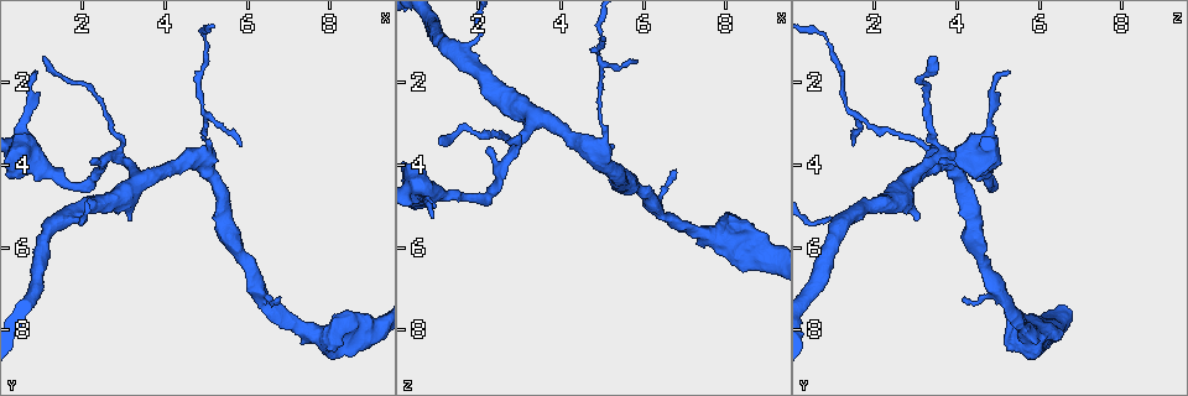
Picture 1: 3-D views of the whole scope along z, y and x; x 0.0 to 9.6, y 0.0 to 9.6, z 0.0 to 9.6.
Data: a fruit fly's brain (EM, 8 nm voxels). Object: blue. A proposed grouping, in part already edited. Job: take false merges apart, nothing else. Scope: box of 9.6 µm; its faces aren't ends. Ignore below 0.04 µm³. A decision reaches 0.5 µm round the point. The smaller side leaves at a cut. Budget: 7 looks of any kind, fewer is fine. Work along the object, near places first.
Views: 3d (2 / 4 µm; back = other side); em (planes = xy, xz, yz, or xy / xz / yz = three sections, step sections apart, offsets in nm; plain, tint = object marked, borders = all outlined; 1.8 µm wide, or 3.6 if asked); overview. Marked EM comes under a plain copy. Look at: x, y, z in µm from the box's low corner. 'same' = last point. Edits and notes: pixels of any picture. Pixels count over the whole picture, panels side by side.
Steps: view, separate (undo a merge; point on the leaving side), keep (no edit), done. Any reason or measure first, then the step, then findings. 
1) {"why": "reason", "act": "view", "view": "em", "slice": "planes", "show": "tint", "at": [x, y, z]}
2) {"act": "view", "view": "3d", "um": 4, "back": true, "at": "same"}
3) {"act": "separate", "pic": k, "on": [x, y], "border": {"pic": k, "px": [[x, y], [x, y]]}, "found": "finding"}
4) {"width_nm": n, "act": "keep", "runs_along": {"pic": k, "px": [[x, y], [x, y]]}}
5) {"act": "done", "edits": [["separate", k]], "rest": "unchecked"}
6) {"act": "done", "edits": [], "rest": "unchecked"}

{"why": "sharp bend", "act": "view", "view": "em", "slice": "planes", "show": "tint", "at": [1.45, 4.40, 4.80]}

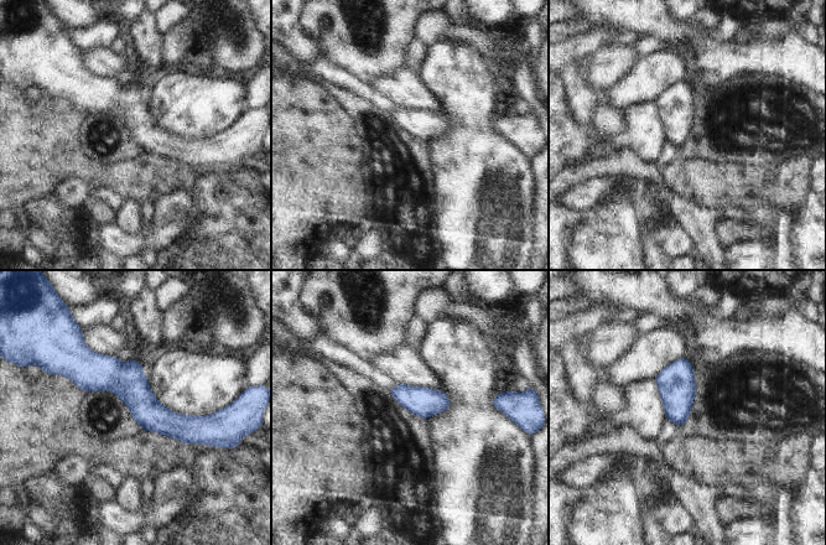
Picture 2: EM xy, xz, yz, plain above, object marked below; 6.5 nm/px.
{"act": "keep", "runs_along": {"pic": 2, "px": [[68, 373], [206, 422]]}, "found": "one neuron here"}

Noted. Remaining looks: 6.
{"why": "arms part here", "act": "view", "view": "em", "slice": "planes", "show": "tint", "at": [2.85, 3.80, 3.70]}

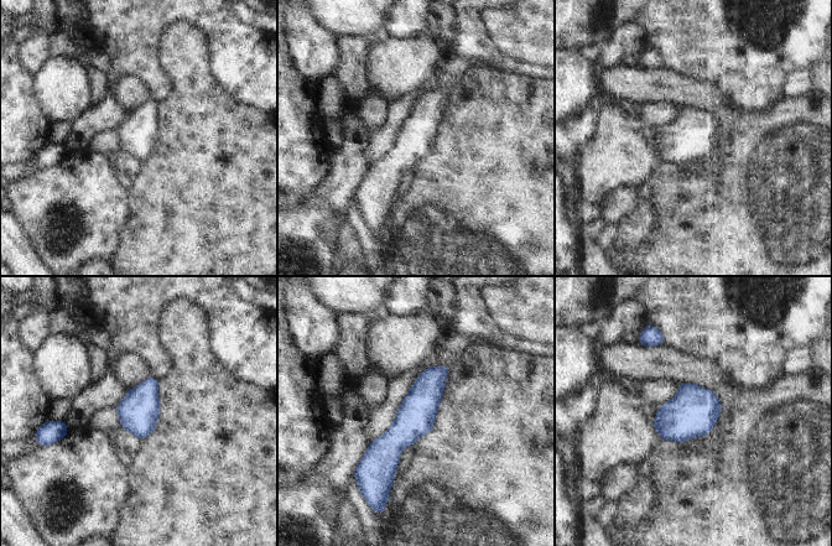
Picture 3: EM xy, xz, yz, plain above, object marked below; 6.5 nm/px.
{"width_nm": 240, "act": "keep", "found": "one neuron here"}

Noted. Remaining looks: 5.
{"act": "view", "view": "3d", "um": 2, "back": true, "at": [1.55, 5.30, 1.35]}

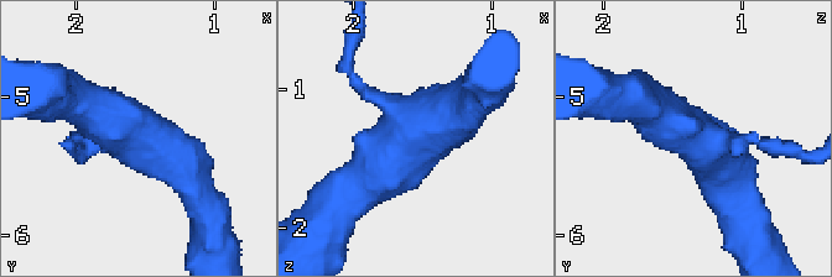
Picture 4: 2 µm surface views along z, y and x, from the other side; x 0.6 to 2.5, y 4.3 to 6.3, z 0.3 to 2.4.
{"arms": 3, "why": "shape alone is not enough", "act": "view", "view": "em", "slice": "planes", "show": "tint", "at": [1.58, 5.26, 1.36]}

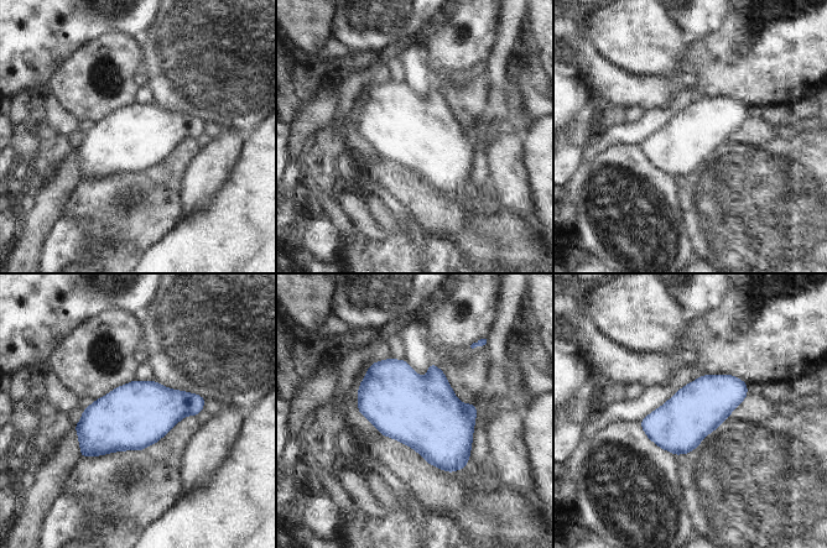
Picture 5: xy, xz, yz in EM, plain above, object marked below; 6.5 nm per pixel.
{"act": "keep", "found": "one neuron here"}

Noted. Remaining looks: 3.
{"act": "done", "edits": [], "rest": "unchecked"}

